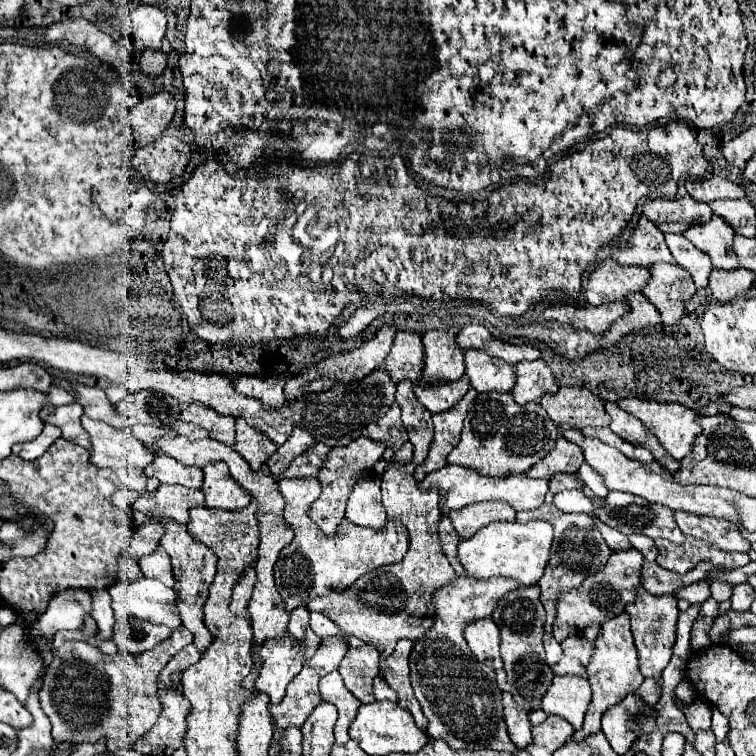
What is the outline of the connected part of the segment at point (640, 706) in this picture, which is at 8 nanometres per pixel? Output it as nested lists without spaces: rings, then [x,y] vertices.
[[[628,692],[624,700],[612,706],[602,716],[602,732],[614,752],[624,754],[640,734],[650,734],[656,728],[658,710],[646,704],[636,692]]]

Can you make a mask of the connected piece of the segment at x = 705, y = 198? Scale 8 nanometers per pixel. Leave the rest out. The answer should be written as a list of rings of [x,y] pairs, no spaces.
[[[710,178],[710,180],[698,180],[698,182],[686,182],[688,194],[692,194],[692,198],[696,202],[714,202],[718,198],[744,198],[746,192],[724,178]]]

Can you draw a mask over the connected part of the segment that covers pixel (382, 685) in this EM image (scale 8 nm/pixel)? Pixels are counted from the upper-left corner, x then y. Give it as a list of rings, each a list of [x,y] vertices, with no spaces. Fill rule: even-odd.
[[[382,676],[374,678],[374,696],[376,696],[376,702],[382,702],[382,700],[398,702],[398,694],[384,682]]]

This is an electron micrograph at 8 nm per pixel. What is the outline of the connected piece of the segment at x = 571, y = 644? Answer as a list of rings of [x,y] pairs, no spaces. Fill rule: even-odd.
[[[574,634],[562,642],[562,650],[566,654],[576,654],[582,664],[588,664],[592,660],[592,654],[594,654],[594,642],[590,642],[582,634]]]

